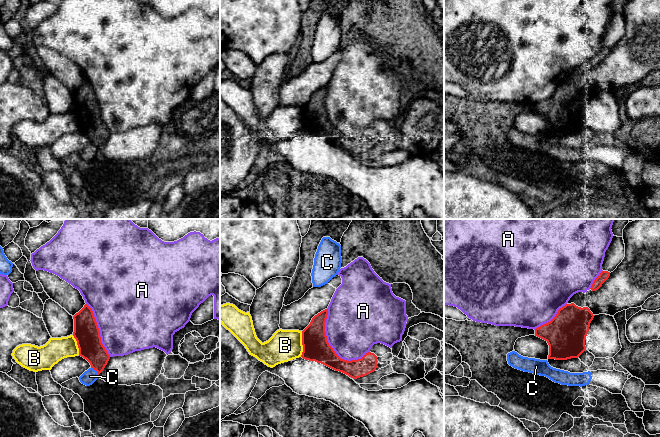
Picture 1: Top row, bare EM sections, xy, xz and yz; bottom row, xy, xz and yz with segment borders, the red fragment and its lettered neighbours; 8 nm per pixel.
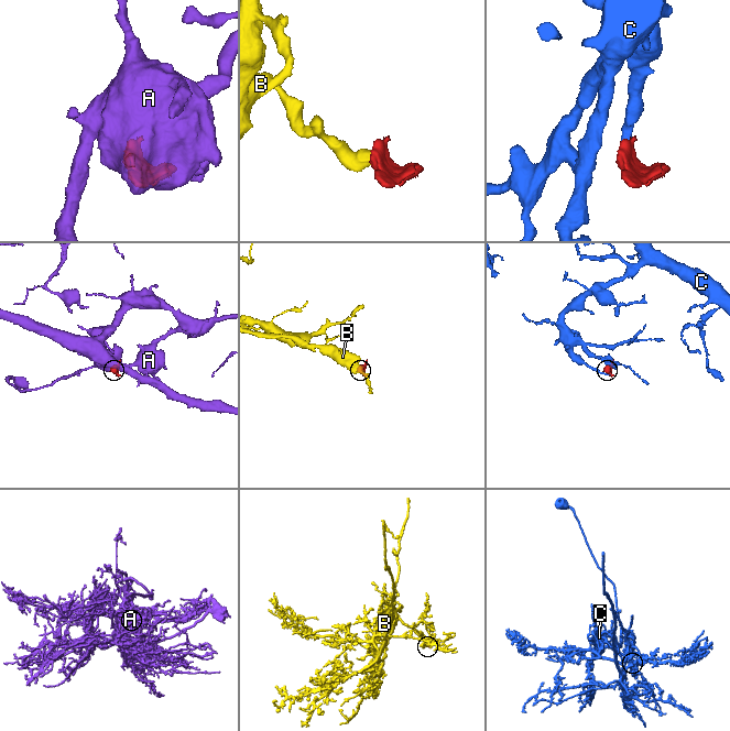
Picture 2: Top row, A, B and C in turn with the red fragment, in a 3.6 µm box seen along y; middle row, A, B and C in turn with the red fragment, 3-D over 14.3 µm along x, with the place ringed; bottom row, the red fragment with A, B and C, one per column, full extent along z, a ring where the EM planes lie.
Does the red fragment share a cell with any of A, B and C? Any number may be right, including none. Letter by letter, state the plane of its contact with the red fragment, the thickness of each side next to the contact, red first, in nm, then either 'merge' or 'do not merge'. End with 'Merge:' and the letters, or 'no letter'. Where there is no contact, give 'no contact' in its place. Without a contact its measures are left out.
A: contact in xz; calibres 220 and 440 nm; do not merge
B: contact in xz; calibres 220 and 260 nm; do not merge
C: contact in xy; calibres 190 and 110 nm; do not merge
Merge: no letter

